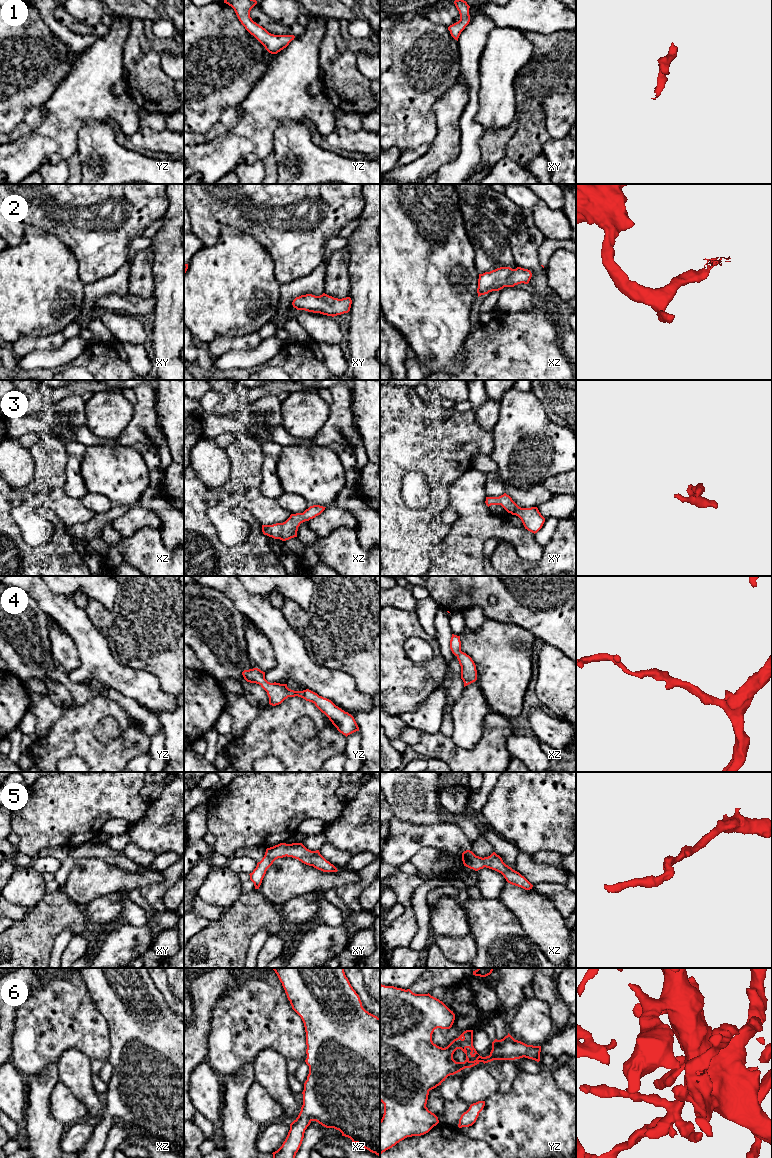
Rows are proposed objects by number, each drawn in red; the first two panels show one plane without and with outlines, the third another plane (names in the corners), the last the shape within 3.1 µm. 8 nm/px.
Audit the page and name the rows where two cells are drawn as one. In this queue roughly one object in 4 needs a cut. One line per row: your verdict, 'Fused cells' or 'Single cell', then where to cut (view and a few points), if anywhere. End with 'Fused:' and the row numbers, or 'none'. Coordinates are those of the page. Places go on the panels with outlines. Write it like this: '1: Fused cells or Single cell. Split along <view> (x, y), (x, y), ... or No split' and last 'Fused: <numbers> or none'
1: Single cell. No split
2: Single cell. No split
3: Single cell. No split
4: Single cell. No split
5: Single cell. No split
6: Single cell. No split
Fused: none

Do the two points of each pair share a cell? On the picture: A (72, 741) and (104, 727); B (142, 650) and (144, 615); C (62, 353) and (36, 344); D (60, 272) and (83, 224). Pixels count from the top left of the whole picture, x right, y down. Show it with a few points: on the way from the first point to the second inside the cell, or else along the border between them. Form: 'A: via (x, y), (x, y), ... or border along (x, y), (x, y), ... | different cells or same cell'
A: border along (109, 715), (93, 731), (101, 744) | different cells
B: via (144, 641), (144, 624) | same cell
C: border along (66, 340), (55, 349), (32, 350), (28, 354) | different cells
D: border along (54, 234), (74, 255), (79, 272) | different cells

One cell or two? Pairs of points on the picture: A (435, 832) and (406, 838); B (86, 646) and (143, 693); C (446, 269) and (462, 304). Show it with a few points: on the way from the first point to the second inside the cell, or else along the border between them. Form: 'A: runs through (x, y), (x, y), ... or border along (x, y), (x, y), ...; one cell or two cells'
A: runs through (428, 832), (413, 832); one cell
B: runs through (100, 660), (118, 677), (129, 680); one cell
C: runs through (446, 278), (446, 288), (453, 295); one cell

